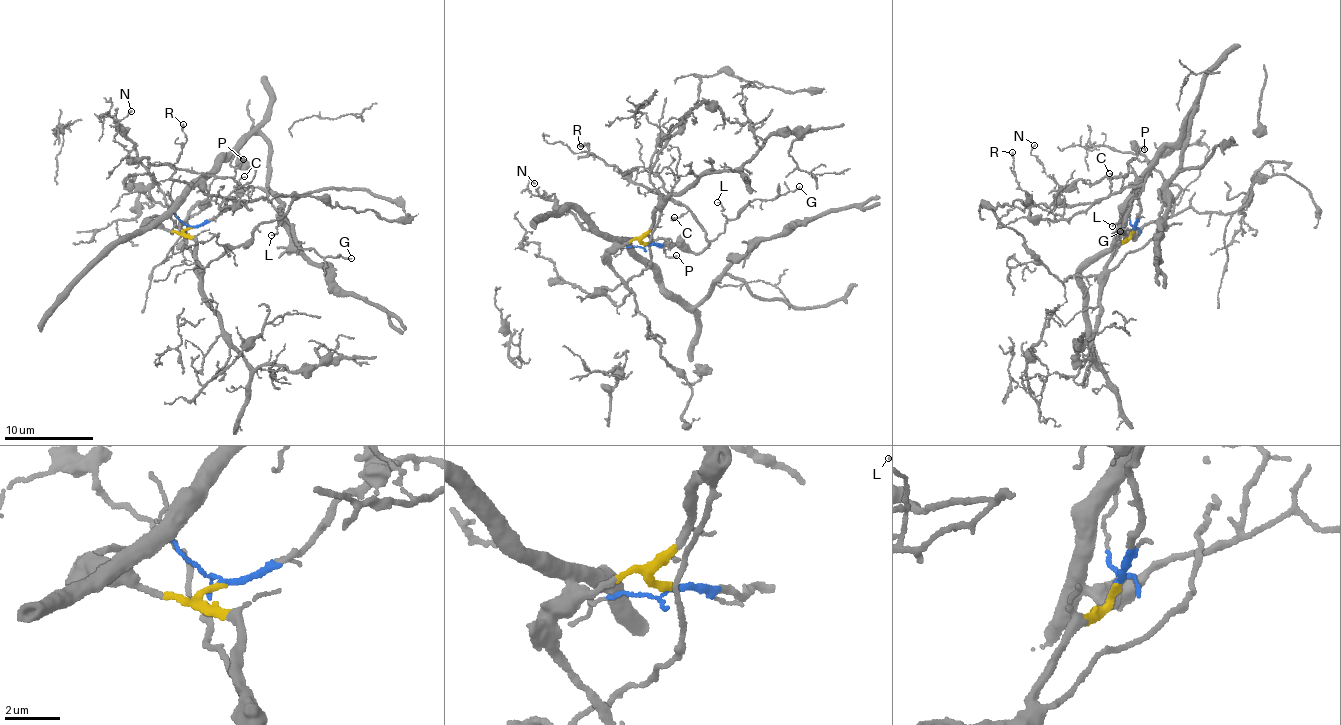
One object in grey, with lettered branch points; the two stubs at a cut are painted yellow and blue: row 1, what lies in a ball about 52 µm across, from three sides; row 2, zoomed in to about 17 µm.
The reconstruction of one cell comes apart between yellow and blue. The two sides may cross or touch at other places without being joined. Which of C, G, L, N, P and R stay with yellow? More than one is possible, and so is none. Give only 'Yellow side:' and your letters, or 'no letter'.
Yellow side: no letter

